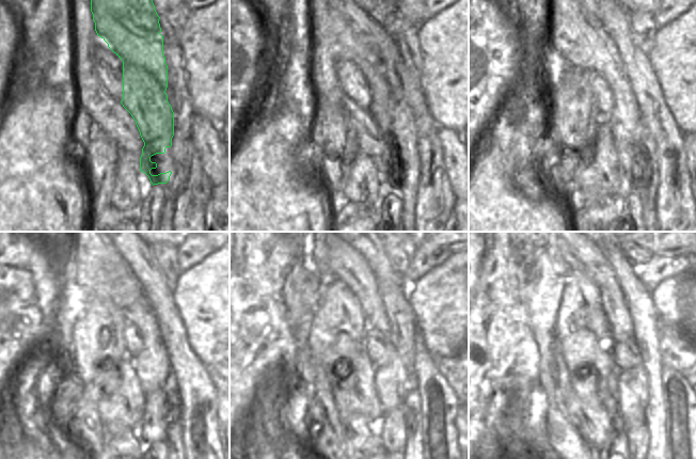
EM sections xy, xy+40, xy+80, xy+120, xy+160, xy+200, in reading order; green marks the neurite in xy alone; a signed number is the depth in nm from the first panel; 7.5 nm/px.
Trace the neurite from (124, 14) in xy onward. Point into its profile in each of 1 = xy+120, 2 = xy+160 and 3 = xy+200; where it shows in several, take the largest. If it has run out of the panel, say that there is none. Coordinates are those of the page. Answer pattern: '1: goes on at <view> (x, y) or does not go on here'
1: goes on at xy+120 (154, 428)
2: goes on at xy+160 (393, 430)
3: goes on at xy+200 (638, 439)

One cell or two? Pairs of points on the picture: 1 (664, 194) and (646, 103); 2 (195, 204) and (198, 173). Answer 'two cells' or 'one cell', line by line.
1: one cell
2: one cell

